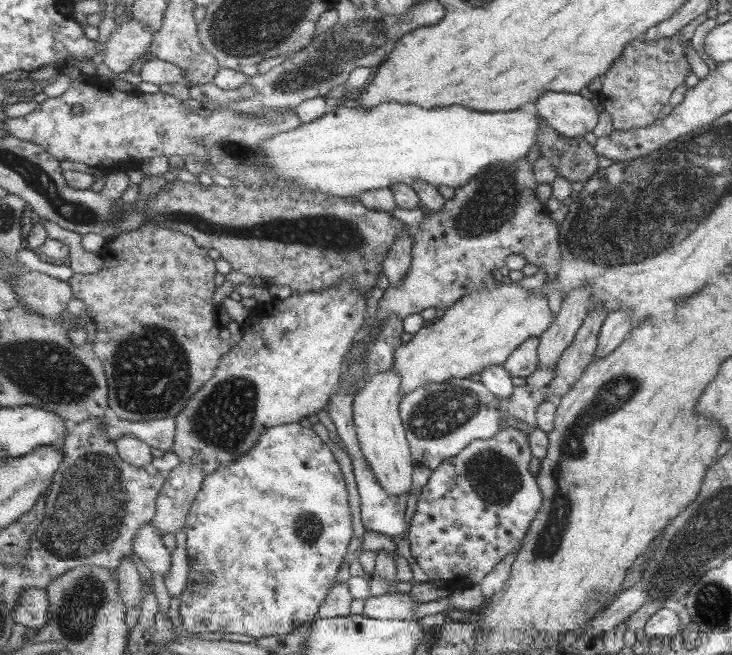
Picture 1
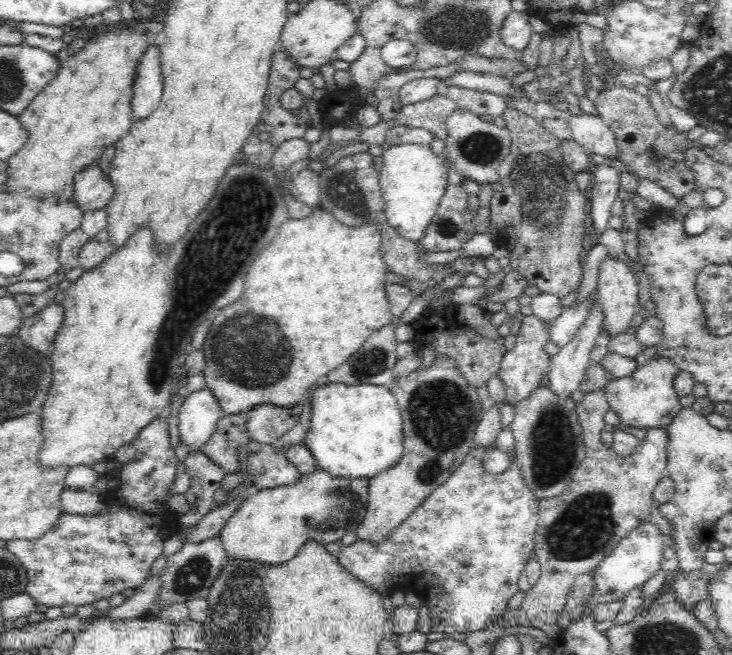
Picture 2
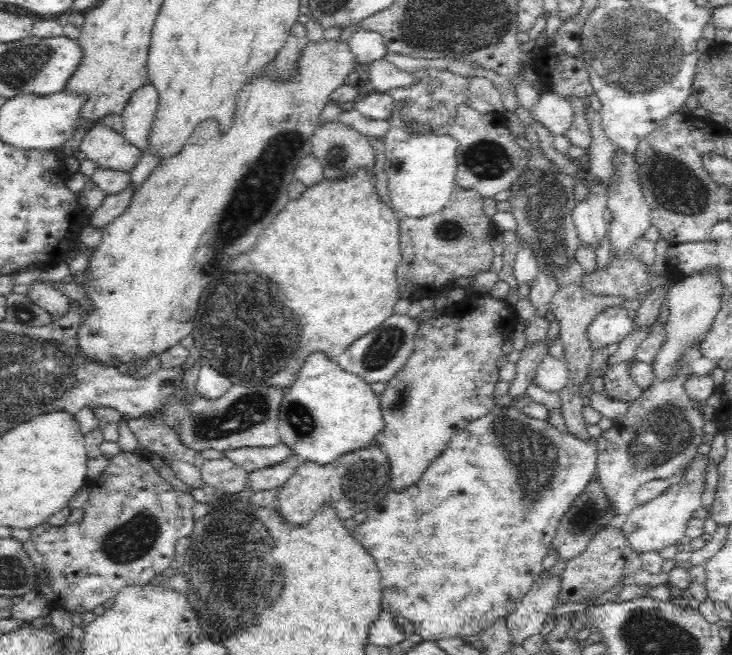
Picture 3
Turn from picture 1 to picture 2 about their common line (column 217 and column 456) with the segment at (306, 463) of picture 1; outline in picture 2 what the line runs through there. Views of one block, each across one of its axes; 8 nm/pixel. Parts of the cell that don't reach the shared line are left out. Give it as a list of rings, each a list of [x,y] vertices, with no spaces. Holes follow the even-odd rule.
[[[473,445],[465,460],[444,484],[426,497],[400,526],[382,542],[356,540],[344,545],[338,562],[350,576],[358,577],[381,595],[407,591],[418,595],[430,611],[432,632],[468,634],[486,630],[494,618],[508,611],[510,598],[518,592],[518,580],[530,556],[536,552],[534,542],[538,522],[539,498],[524,483],[522,469],[512,450],[506,450],[510,464],[500,474],[484,469],[482,458],[493,446]]]

